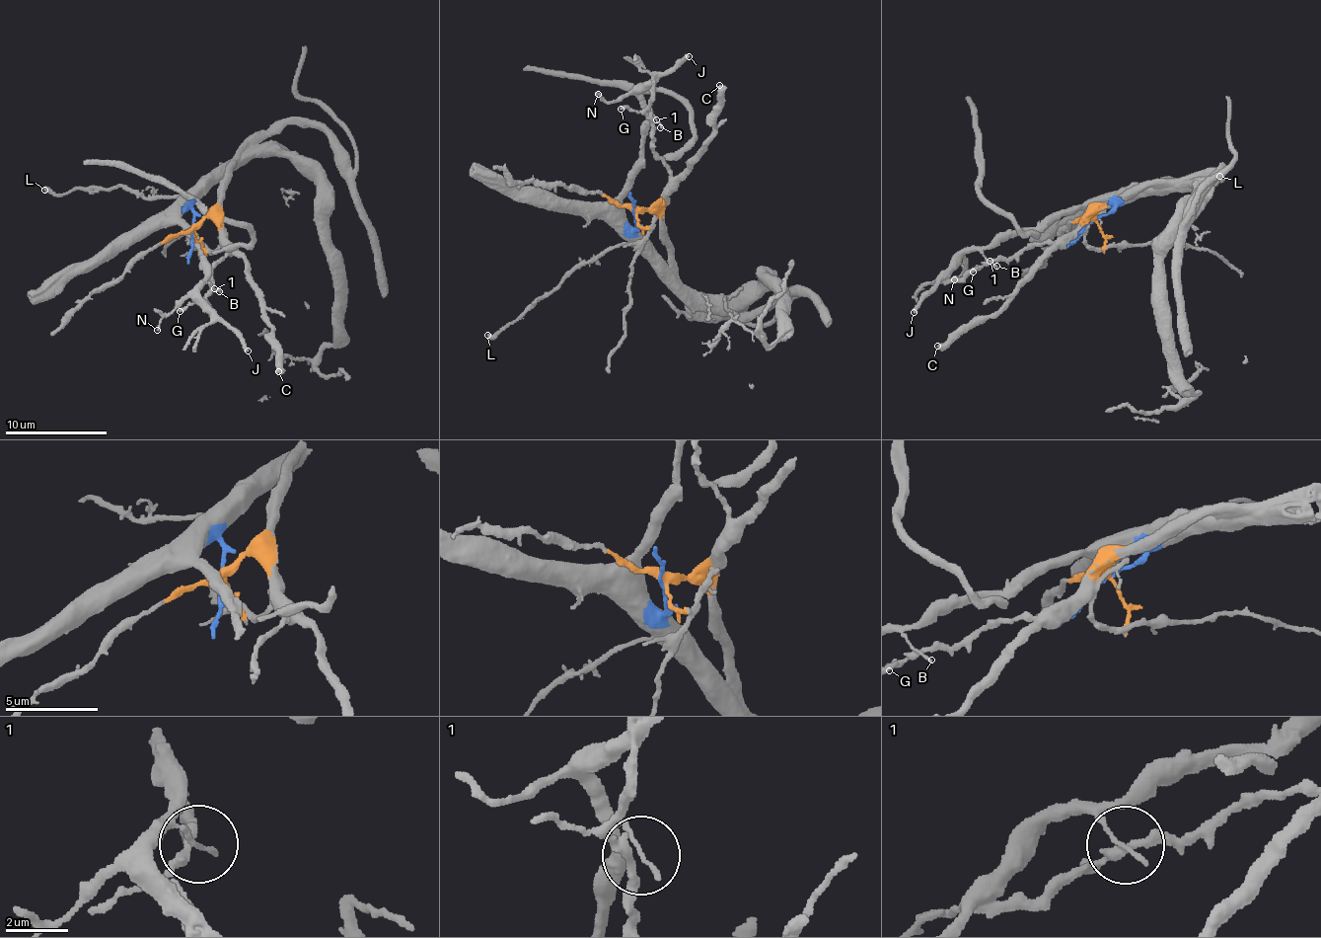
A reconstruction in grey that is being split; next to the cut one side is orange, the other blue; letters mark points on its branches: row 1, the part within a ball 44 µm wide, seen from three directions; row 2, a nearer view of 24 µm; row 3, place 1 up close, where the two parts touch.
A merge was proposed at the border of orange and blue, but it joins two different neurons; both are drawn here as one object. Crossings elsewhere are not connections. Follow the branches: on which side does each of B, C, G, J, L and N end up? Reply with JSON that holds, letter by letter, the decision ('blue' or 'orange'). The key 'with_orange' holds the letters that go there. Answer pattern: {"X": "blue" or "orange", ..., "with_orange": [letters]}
{"B": "blue", "C": "orange", "G": "orange", "J": "blue", "L": "blue", "N": "blue", "with_orange": ["C", "G"]}

